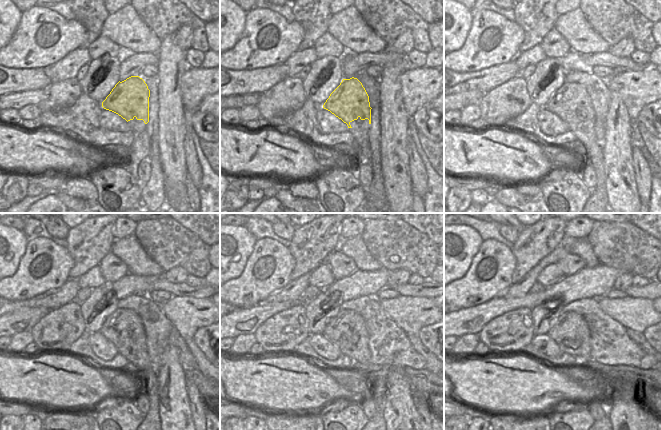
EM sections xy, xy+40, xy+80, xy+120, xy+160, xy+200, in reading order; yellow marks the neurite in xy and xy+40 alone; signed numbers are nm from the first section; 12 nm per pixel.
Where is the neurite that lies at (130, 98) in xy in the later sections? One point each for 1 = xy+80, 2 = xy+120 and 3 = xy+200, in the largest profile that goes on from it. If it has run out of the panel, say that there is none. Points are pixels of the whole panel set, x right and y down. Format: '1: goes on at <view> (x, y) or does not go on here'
1: goes on at xy+80 (571, 102)
2: goes on at xy+120 (124, 326)
3: goes on at xy+200 (570, 330)

